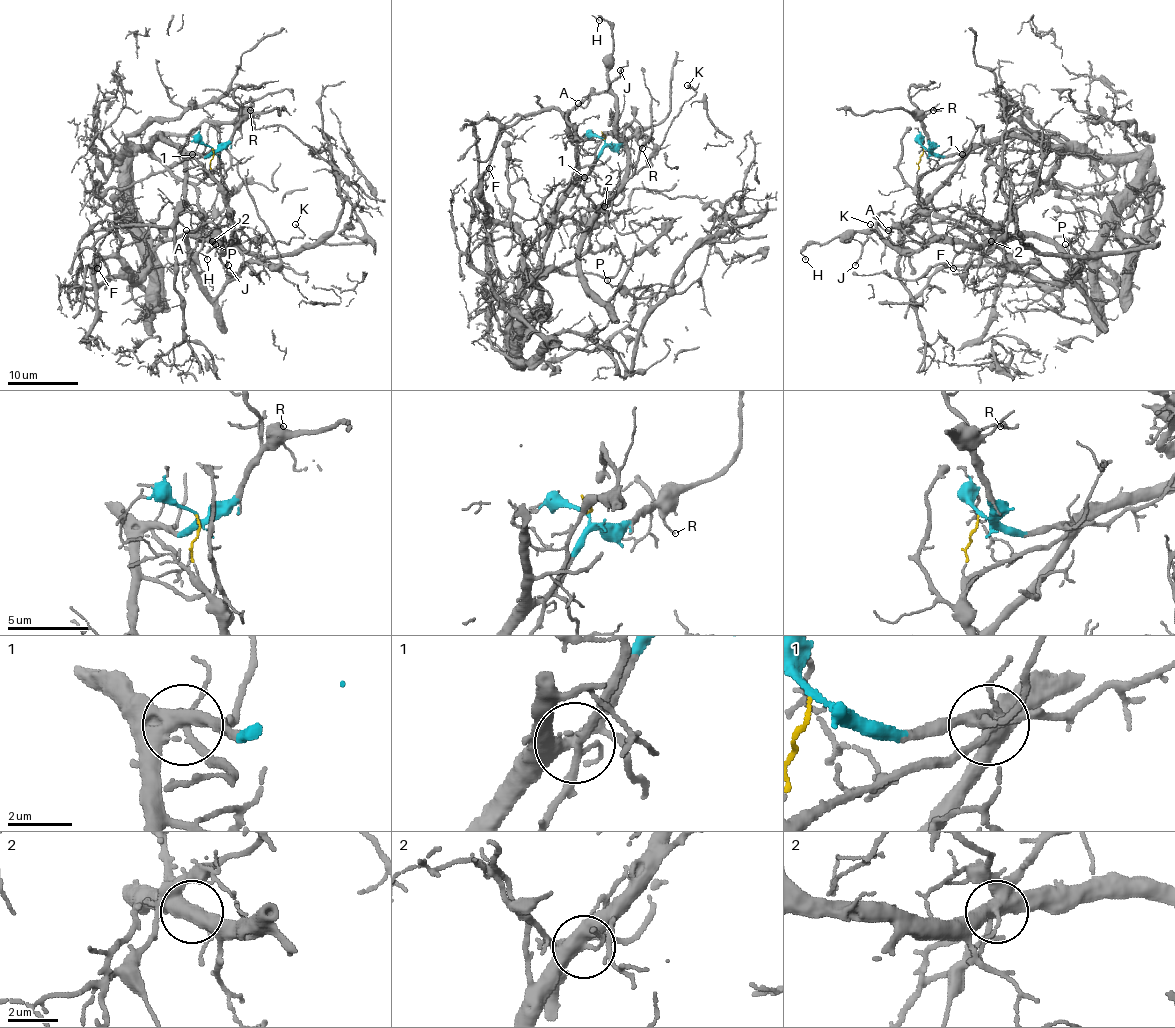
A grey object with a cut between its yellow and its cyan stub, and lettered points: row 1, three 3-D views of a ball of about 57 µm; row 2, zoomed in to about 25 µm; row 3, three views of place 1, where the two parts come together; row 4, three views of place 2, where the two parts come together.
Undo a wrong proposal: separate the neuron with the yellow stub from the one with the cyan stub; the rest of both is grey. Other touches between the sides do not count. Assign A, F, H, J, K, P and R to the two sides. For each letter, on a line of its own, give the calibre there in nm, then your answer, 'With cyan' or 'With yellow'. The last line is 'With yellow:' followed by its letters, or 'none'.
A: Thickness 190 nm. With yellow
F: Thickness 110 nm. With cyan
H: Thickness 90 nm. With yellow
J: Thickness 150 nm. With yellow
K: Thickness 120 nm. With yellow
P: Thickness 150 nm. With yellow
R: Thickness 100 nm. With cyan
With yellow: A, H, J, K, P

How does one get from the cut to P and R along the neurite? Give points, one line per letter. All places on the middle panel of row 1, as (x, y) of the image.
P: (604, 139), (611, 132), (624, 145), (627, 176), (592, 220), (580, 277), (604, 303), (618, 289), (606, 280)
R: (604, 139), (606, 143), (618, 143), (633, 138), (641, 148)

